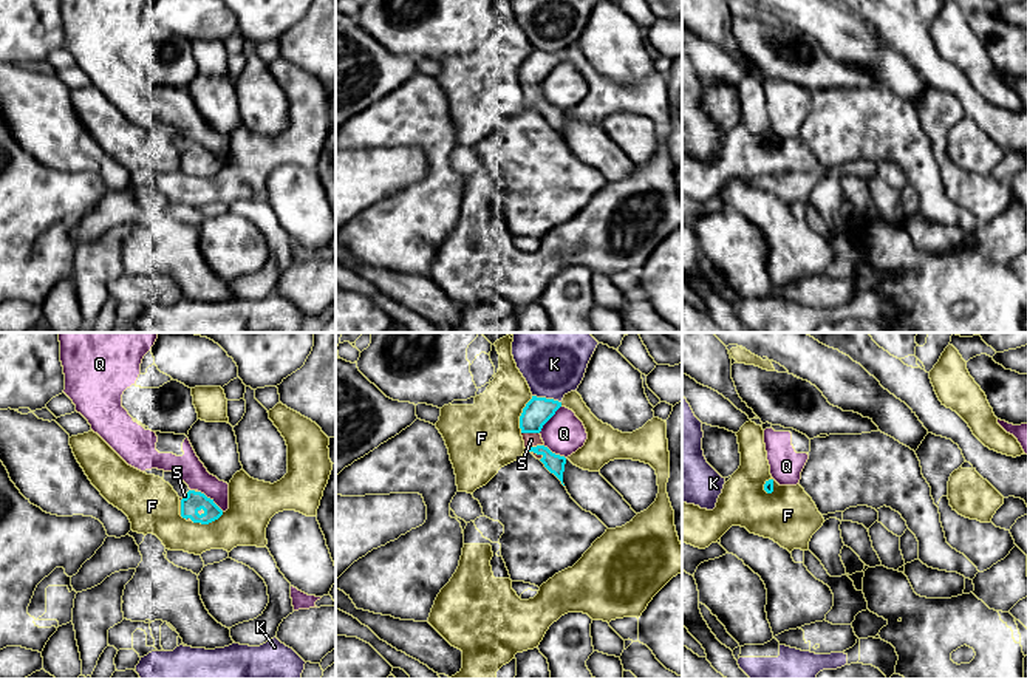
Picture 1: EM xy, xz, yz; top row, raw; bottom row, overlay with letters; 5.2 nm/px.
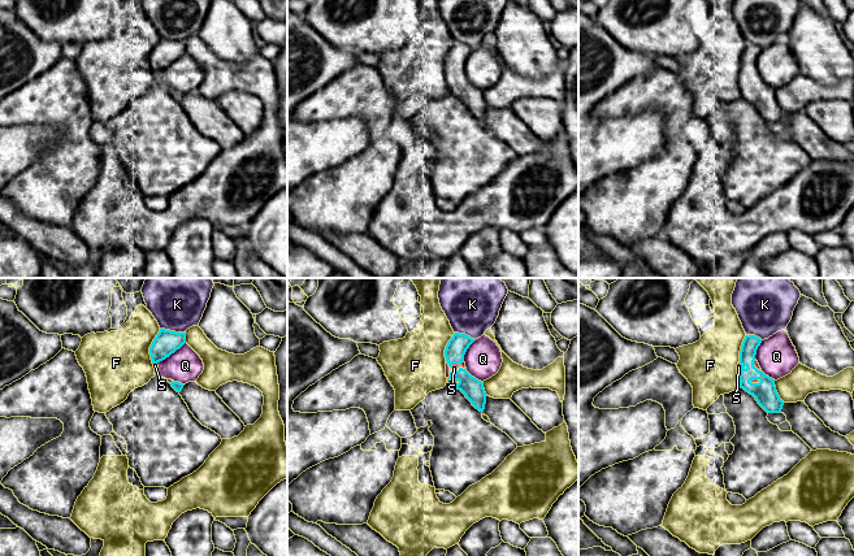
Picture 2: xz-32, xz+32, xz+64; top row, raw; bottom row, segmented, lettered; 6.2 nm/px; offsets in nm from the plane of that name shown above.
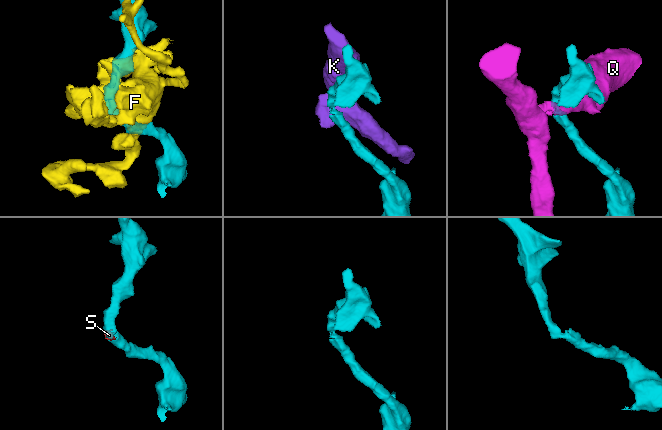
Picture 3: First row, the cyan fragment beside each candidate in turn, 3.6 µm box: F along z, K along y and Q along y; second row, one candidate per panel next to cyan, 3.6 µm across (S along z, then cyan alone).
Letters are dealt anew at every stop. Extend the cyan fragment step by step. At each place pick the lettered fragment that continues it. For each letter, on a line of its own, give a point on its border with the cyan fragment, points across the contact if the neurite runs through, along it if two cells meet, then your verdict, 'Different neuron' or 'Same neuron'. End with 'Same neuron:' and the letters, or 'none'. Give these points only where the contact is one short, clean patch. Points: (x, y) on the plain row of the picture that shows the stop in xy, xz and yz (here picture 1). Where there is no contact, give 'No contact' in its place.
F: Touches cyan at xz (522, 68). Different neuron
K: Touches cyan at xz (545, 51). Different neuron
Q: Touches cyan at xy (209, 152). Boundary: xy (198, 144), (223, 164). Different neuron
S: Touches cyan at xz (535, 105). Path across: xz (554, 116), (543, 107), (535, 105), (531, 93). Same neuron
Same neuron: S

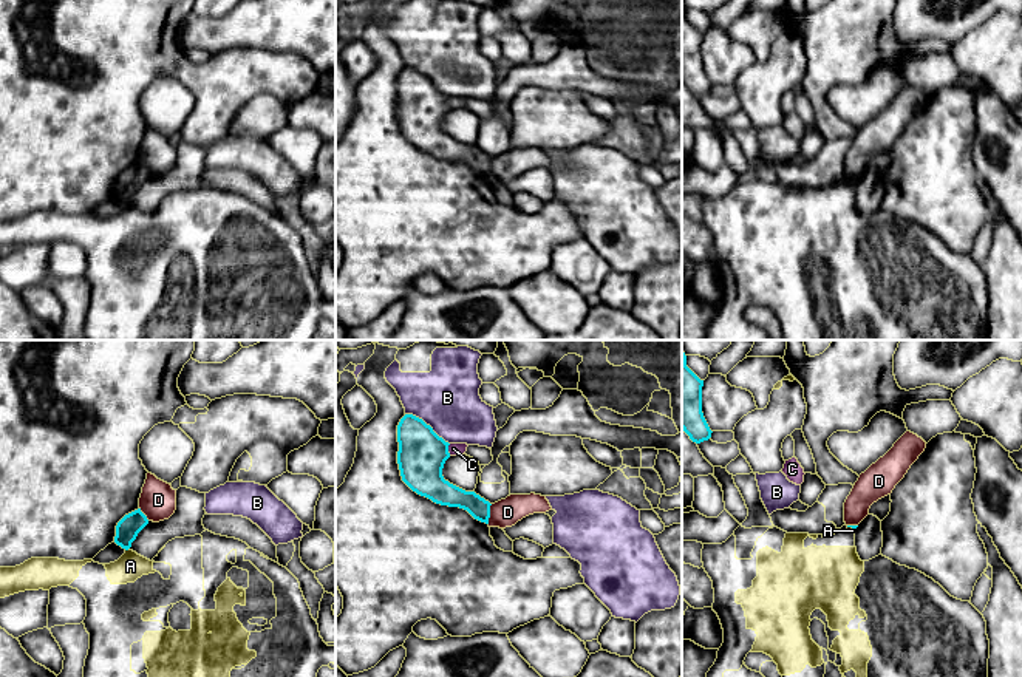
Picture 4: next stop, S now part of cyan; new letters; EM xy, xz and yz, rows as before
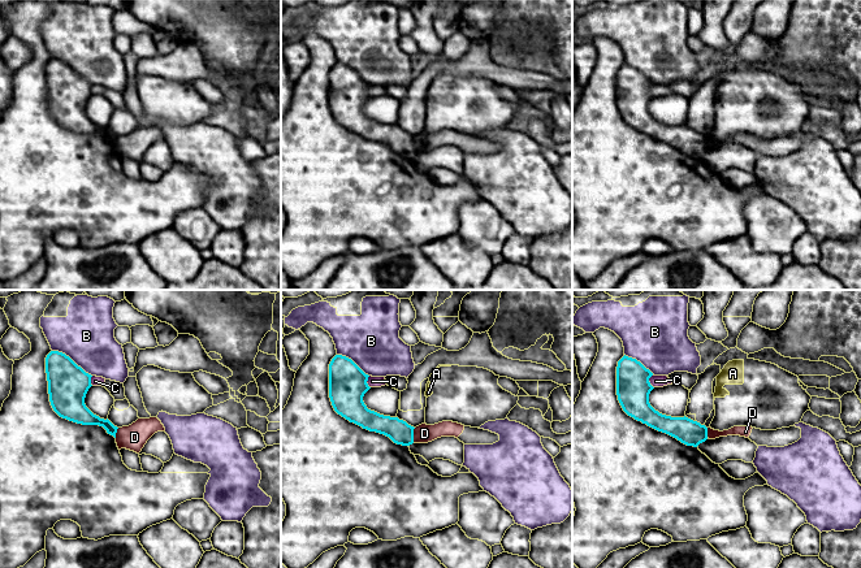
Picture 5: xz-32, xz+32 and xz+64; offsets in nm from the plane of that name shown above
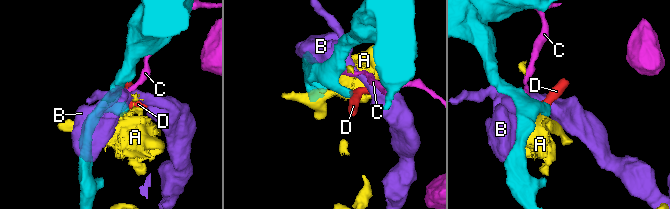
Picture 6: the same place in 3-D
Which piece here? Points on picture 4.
A: Touches cyan at xy (127, 203). Boundary: xy (129, 201), (126, 204). Different neuron
B: Touches cyan at xz (425, 78). Different neuron
C: Touches cyan at xz (447, 104). Different neuron
D: Touches cyan at xz (489, 167). Boundary: xz (492, 158), (487, 176). Different neuron
Same neuron: none

